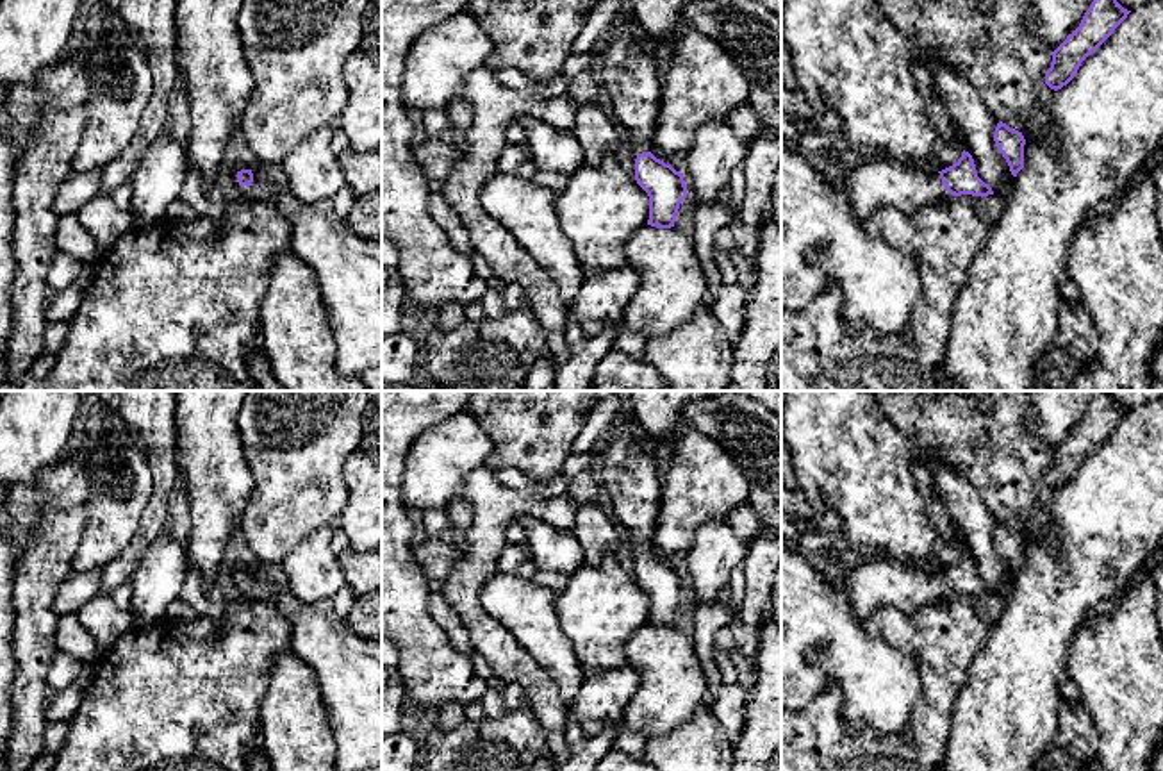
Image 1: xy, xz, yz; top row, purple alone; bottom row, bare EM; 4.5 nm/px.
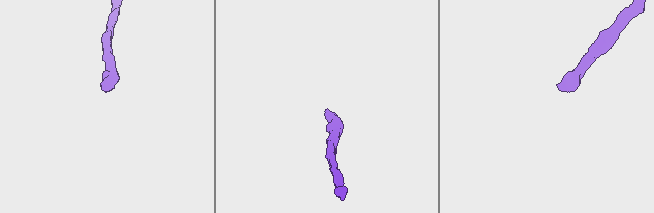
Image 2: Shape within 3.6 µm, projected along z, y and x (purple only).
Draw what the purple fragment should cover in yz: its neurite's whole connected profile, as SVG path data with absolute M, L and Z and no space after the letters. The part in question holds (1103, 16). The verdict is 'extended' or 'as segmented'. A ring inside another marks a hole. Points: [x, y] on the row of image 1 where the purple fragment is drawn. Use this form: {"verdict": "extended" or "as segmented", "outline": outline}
{"verdict": "as segmented", "outline": "M1093 0L1079 27L1051 52L1052 62L1045 71L1045 84L1054 91L1067 86L1081 62L1113 34L1129 12L1117 0Z"}

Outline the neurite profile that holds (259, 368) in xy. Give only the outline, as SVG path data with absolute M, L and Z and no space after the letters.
M259 336L252 343L246 366L259 391L285 391L282 384L276 380L276 377L273 375L273 369L262 352Z

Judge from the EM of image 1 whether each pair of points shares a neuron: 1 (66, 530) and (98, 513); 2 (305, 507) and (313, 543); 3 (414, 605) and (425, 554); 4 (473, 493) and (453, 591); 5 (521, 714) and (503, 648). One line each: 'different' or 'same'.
1: different
2: different
3: different
4: same
5: different

